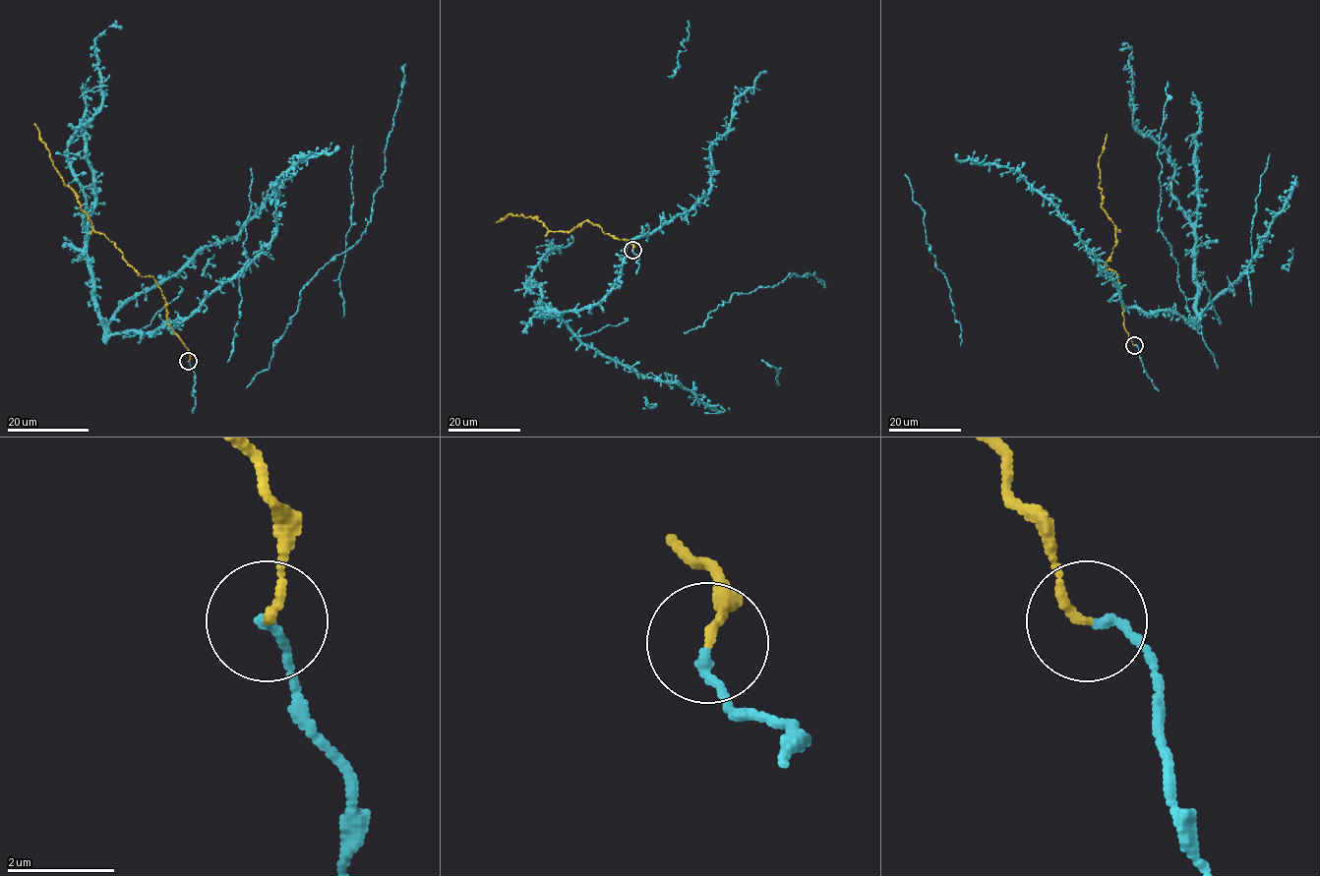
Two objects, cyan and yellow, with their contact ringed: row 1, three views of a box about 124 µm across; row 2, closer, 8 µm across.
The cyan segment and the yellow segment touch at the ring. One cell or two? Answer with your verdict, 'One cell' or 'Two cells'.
One cell

